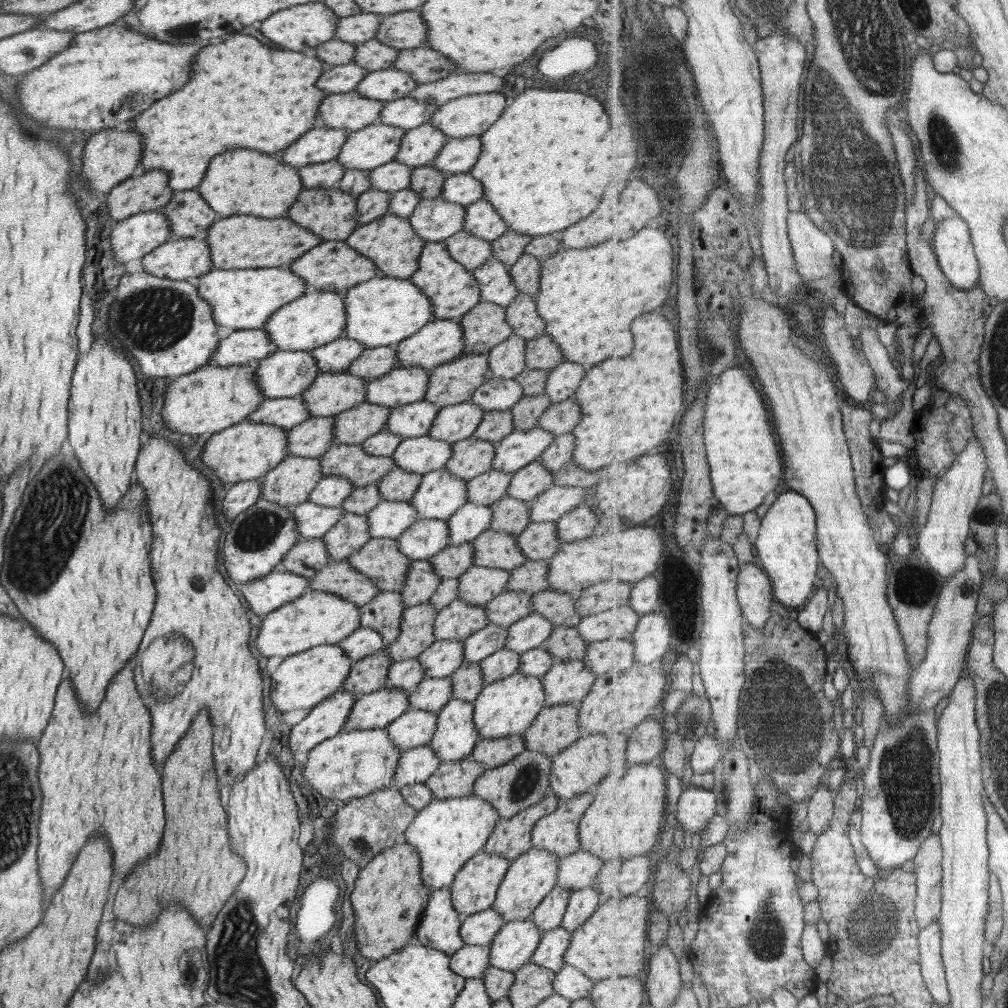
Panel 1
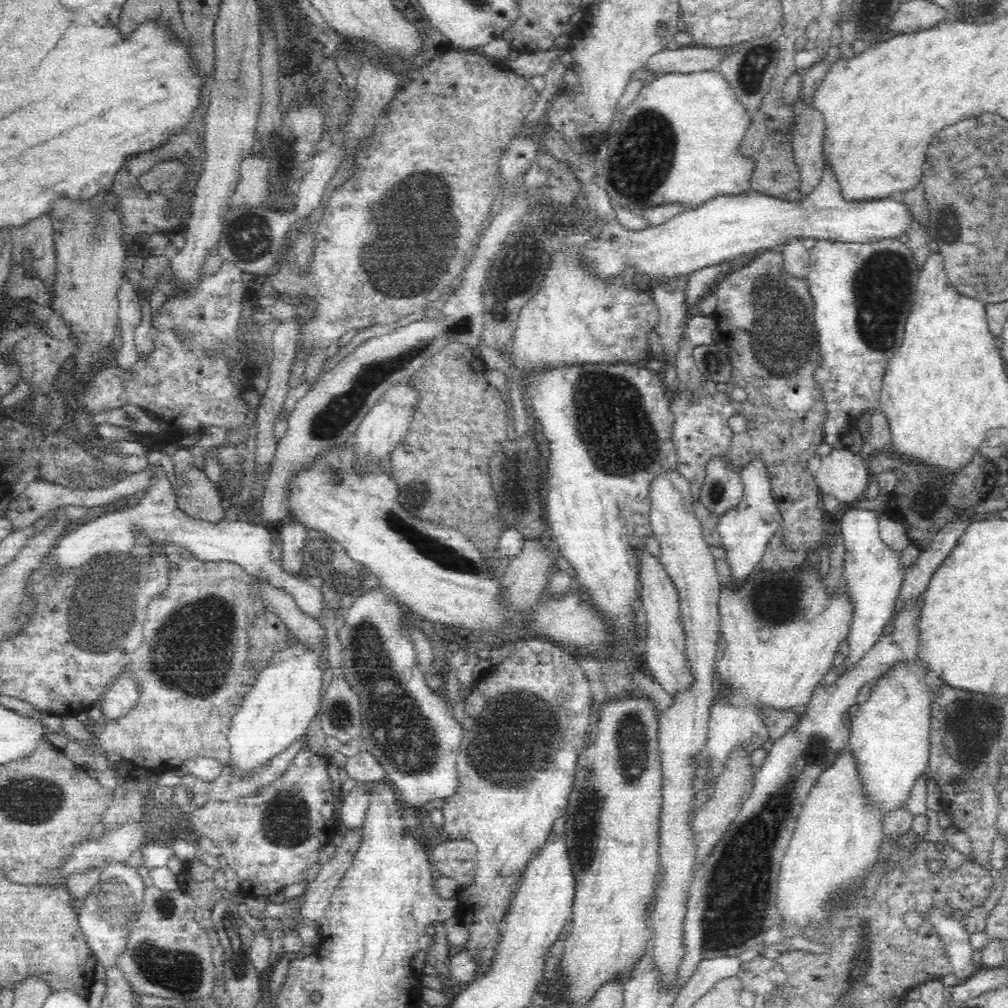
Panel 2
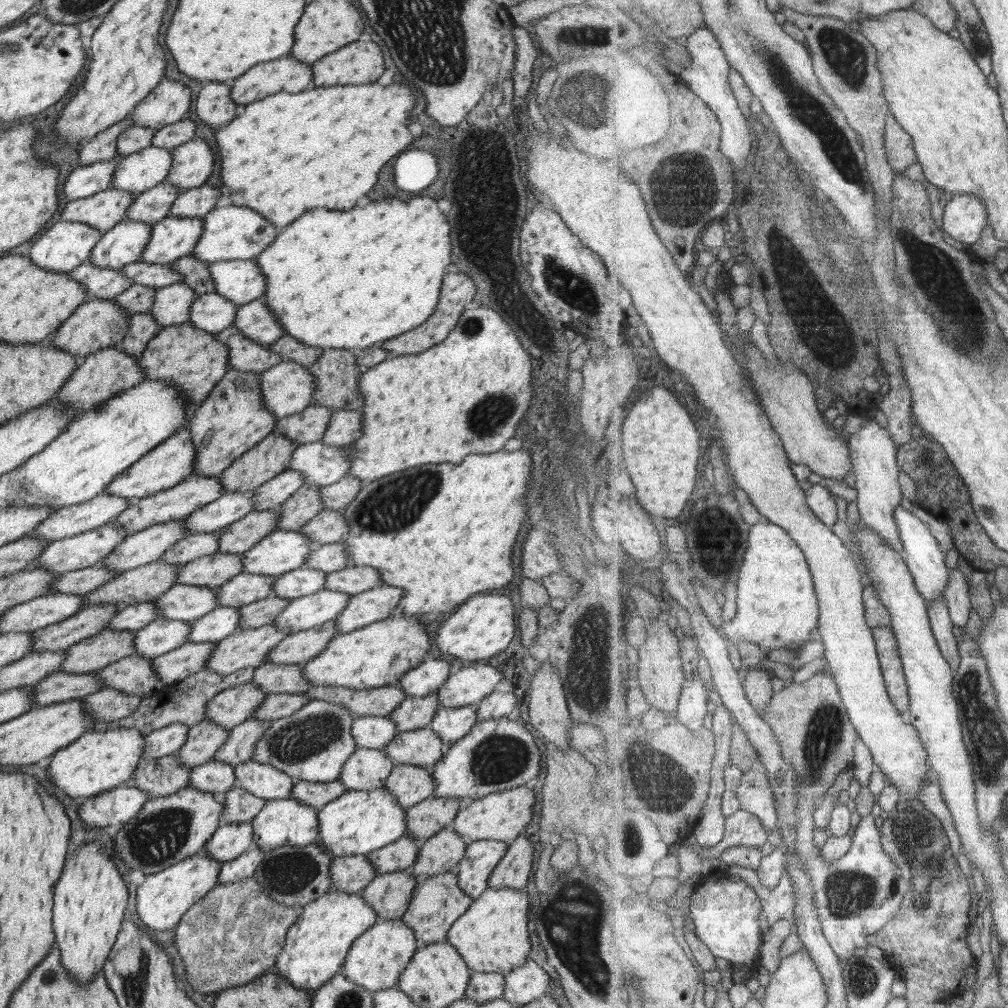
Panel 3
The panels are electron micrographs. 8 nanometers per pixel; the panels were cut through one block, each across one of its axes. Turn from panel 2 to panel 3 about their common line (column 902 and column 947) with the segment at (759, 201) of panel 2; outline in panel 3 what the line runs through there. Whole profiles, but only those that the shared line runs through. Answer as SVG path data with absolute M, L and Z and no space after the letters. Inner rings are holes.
M955 194L945 205L943 229L959 245L968 247L979 242L991 224L987 203L976 194Z

